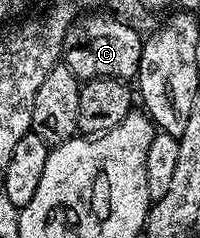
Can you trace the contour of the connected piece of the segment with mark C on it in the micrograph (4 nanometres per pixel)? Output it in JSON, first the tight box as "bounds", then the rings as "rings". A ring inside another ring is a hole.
{"bounds":[61,16,144,82],"rings":[[[91,16],[84,24],[78,24],[67,29],[70,43],[63,49],[61,63],[73,70],[80,82],[101,78],[131,82],[138,77],[144,42],[142,35],[138,36],[125,21],[114,20],[111,16]]]}

